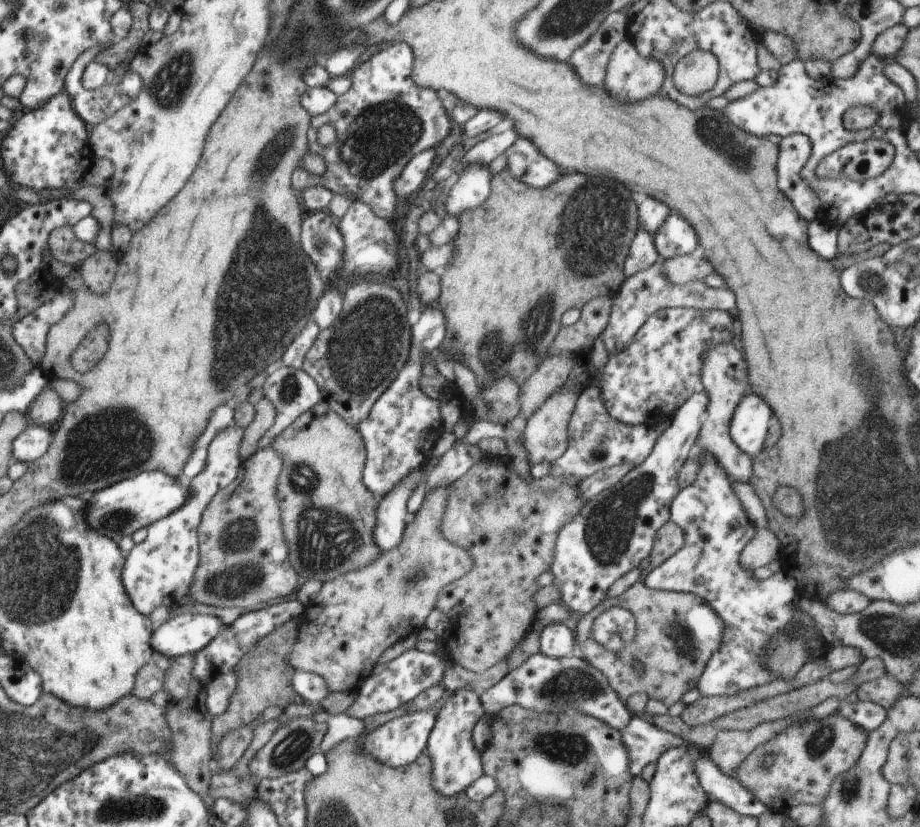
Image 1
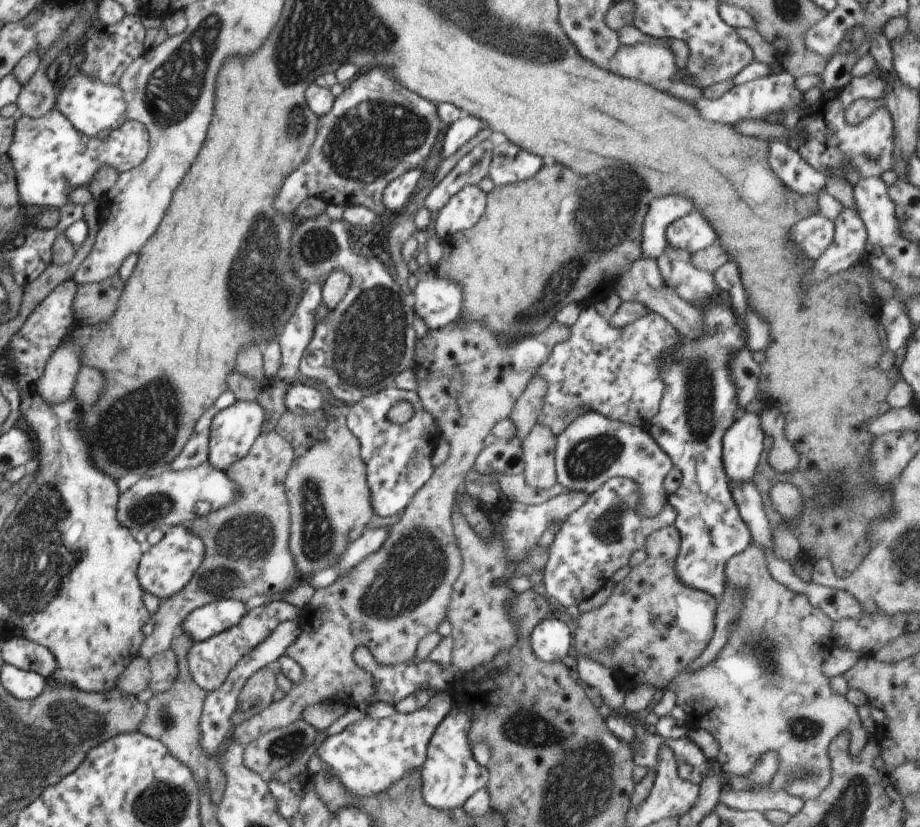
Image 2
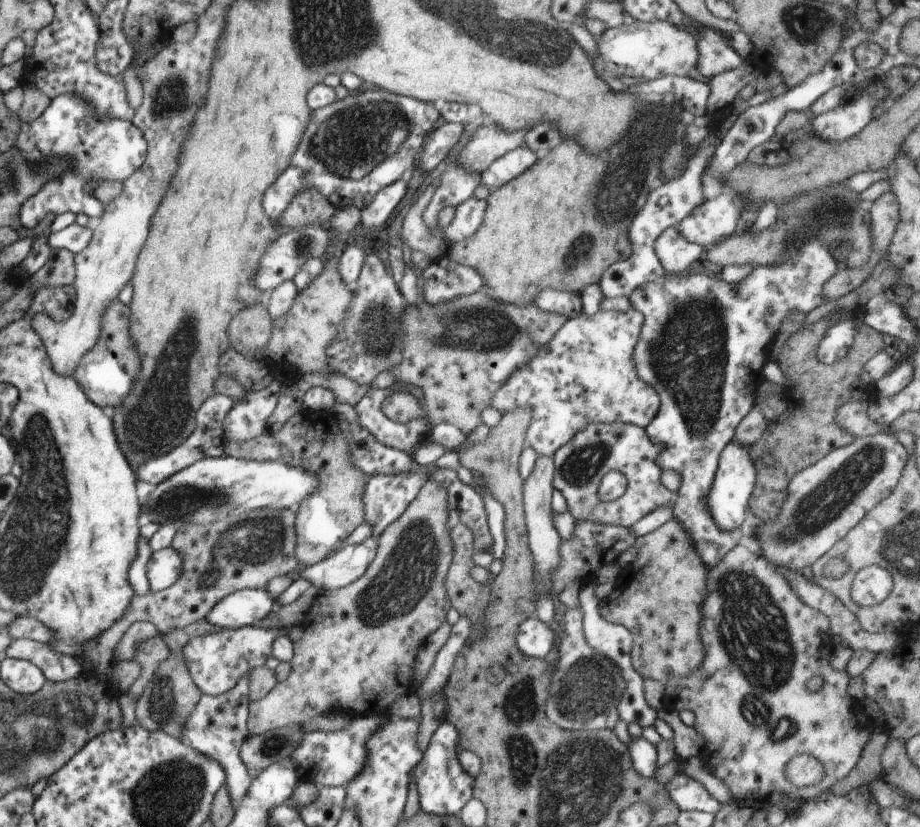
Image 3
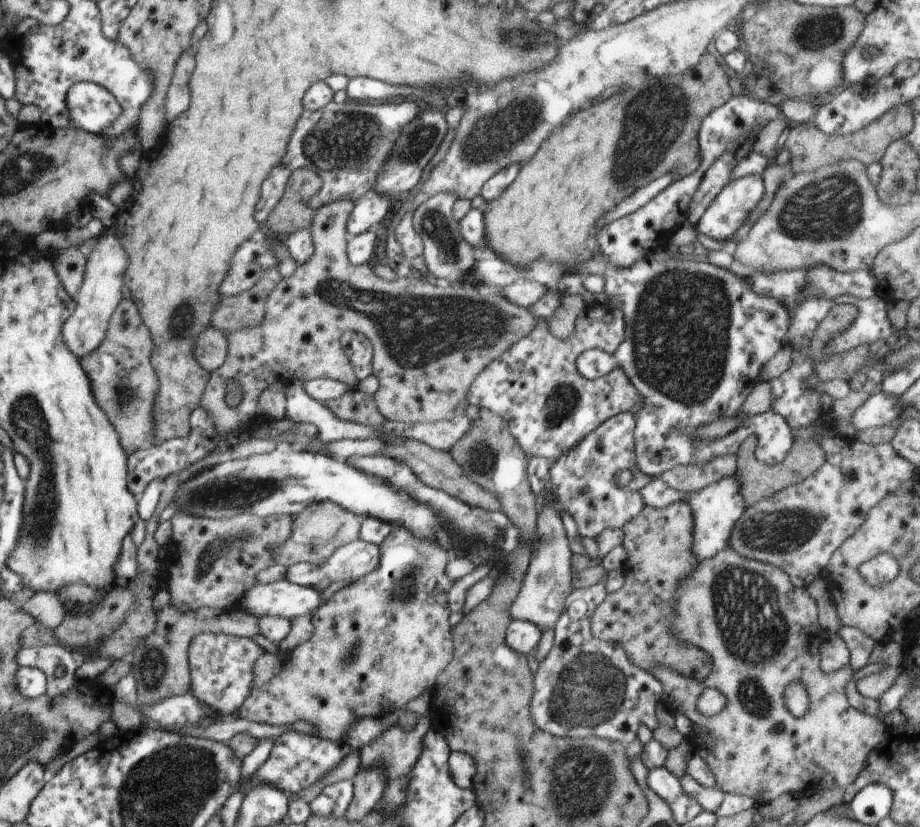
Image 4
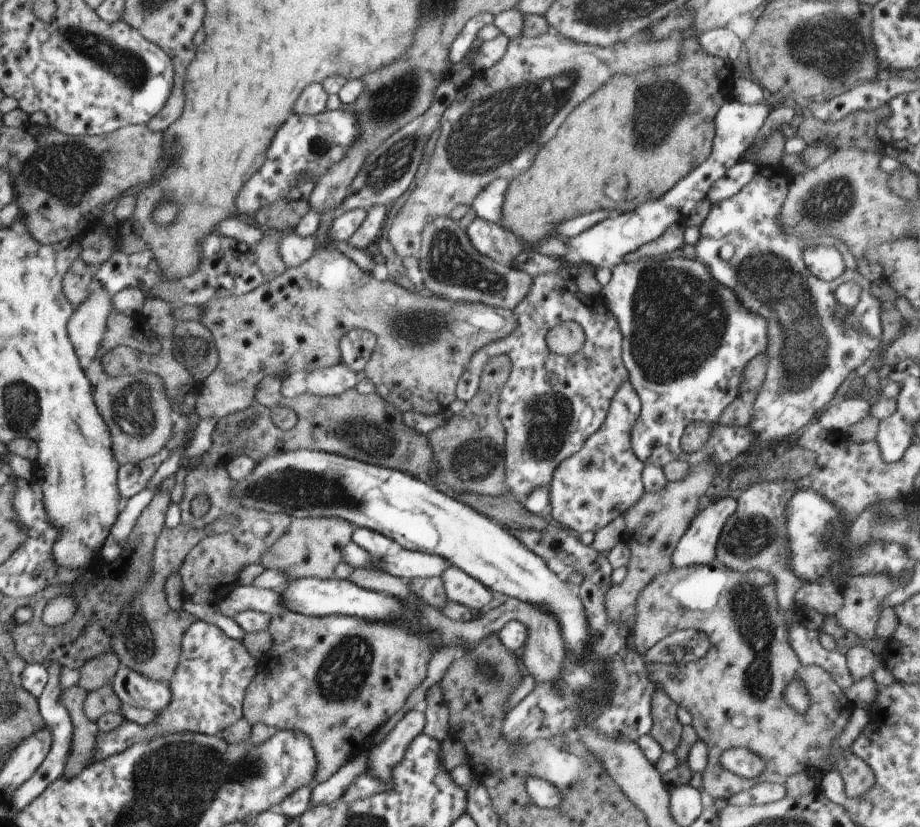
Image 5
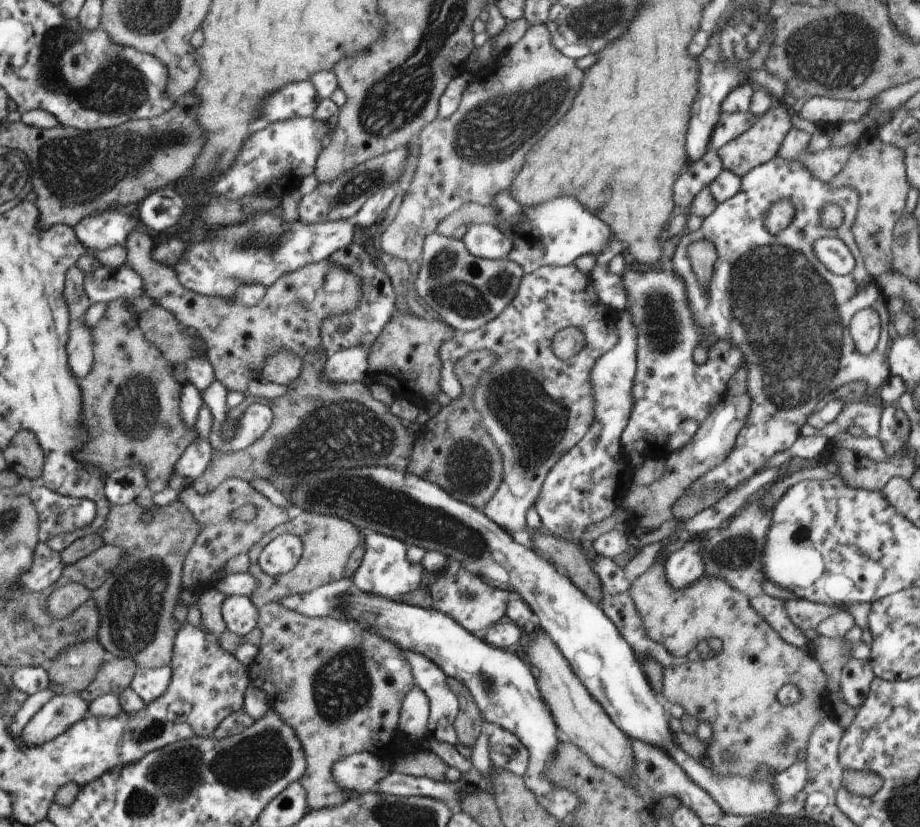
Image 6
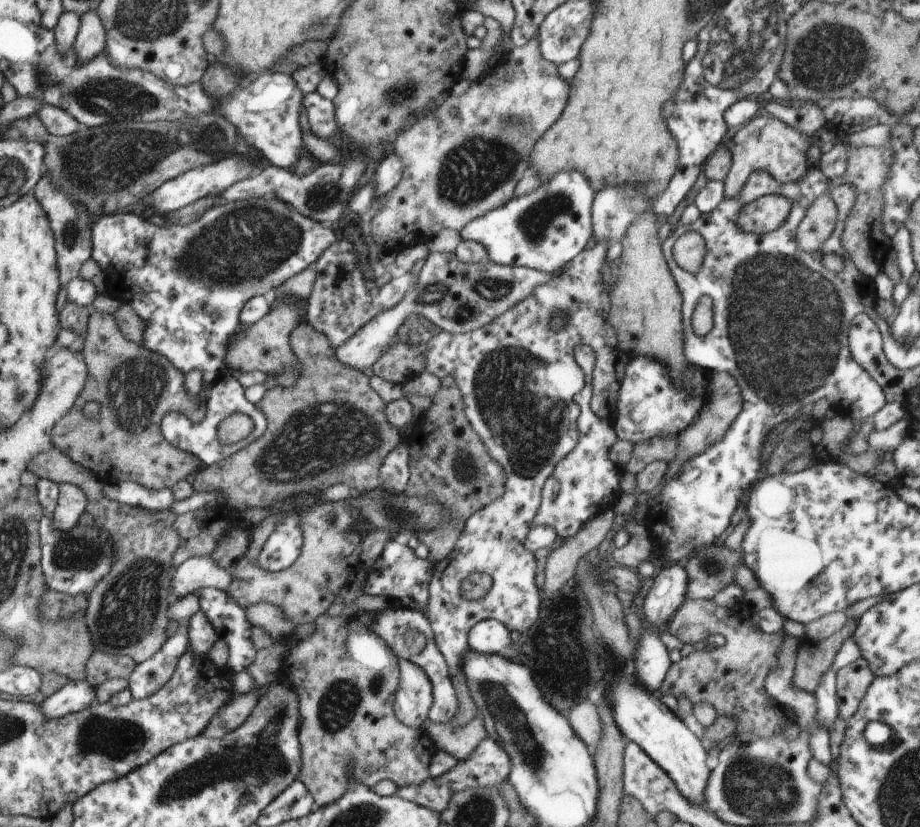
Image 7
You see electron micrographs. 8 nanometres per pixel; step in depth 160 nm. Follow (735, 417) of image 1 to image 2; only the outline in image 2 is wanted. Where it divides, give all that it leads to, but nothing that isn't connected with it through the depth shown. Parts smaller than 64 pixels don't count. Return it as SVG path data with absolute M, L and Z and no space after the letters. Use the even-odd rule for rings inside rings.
M744 412L727 428L722 438L721 462L730 488L733 484L752 482L755 476L764 438L759 416Z

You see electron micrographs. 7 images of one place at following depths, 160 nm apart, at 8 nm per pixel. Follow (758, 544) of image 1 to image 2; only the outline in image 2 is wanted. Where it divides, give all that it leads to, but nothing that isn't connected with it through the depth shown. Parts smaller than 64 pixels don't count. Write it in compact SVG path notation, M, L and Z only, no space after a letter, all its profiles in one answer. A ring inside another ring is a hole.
M748 545L745 550L731 556L724 567L725 588L745 591L742 607L736 619L729 626L727 644L707 666L687 672L684 669L675 678L671 678L665 689L675 692L675 706L681 708L690 727L703 729L717 740L717 744L729 744L729 756L719 758L720 771L727 776L745 776L753 770L755 762L765 752L777 754L777 772L771 778L769 789L786 791L805 802L817 798L821 790L831 780L830 759L827 754L829 742L841 732L848 735L848 754L857 756L865 747L869 735L863 730L856 707L849 704L841 694L835 694L829 688L829 678L821 672L821 662L825 654L833 647L829 638L831 619L821 610L807 602L803 594L795 594L785 586L775 582L769 576L765 566L765 550L759 546ZM805 768L809 778L805 781L788 782L795 770Z

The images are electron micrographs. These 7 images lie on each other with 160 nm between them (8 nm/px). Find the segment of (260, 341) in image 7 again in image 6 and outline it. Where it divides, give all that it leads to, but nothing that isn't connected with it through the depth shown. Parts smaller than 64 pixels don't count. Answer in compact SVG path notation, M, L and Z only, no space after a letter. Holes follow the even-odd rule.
M281 348L275 354L265 358L265 364L263 364L259 376L269 382L285 386L299 377L301 368L302 359L297 358L297 354L293 356L289 350Z

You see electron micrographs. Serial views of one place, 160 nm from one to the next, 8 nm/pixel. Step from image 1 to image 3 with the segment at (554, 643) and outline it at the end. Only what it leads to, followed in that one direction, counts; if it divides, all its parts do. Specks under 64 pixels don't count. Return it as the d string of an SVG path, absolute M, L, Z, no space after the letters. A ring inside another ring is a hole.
M536 616L525 619L514 634L515 646L529 658L543 659L553 646L555 626L547 625Z

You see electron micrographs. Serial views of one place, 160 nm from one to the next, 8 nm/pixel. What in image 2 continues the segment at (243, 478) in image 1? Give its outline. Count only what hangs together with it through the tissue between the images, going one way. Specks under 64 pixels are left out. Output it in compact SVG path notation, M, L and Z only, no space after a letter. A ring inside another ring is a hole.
M271 430L261 434L247 454L227 468L227 478L239 486L241 496L187 524L201 543L201 564L177 594L159 600L156 612L148 614L153 632L143 638L140 649L143 659L168 650L170 642L181 631L185 616L202 605L217 599L247 600L265 596L276 599L283 596L282 590L291 589L300 581L289 551L289 508L283 487L291 460L291 446Z

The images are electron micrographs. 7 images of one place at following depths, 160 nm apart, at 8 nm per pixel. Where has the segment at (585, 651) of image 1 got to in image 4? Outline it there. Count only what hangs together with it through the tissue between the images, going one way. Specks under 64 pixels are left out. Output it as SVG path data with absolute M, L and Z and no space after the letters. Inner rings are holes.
M682 501L654 510L644 504L642 512L622 526L625 534L624 547L626 559L622 574L624 582L620 589L606 594L595 607L590 618L590 631L596 639L615 641L622 646L627 660L639 670L651 671L656 665L662 665L681 677L702 681L712 671L712 658L709 653L676 639L672 633L670 615L674 611L674 597L682 579L688 577L698 564L692 553L693 519L690 506Z

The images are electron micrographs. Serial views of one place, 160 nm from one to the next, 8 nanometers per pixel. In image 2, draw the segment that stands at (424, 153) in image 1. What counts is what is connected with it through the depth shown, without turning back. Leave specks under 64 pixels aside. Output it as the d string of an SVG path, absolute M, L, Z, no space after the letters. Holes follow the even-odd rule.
M413 168L388 182L381 194L383 208L392 212L405 209L409 206L410 199L416 194L423 178L421 169Z

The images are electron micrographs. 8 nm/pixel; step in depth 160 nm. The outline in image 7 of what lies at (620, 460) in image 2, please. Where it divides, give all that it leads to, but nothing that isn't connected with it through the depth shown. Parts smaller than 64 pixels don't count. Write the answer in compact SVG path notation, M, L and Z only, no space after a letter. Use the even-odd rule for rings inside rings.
M577 344L573 348L573 358L584 377L584 386L580 392L577 392L577 394L573 396L573 403L575 403L575 406L578 408L578 416L576 419L578 444L564 459L557 462L553 472L551 472L551 475L545 480L540 492L539 507L533 516L533 520L531 520L531 526L529 526L529 530L531 530L533 526L549 526L549 528L553 528L553 532L555 532L559 542L571 538L589 518L596 516L608 507L612 507L612 505L618 501L618 496L621 494L620 488L618 487L619 468L607 458L609 446L611 446L615 440L618 440L614 434L614 428L611 426L611 423L603 422L603 420L597 418L597 415L590 410L594 361L596 357L589 346Z

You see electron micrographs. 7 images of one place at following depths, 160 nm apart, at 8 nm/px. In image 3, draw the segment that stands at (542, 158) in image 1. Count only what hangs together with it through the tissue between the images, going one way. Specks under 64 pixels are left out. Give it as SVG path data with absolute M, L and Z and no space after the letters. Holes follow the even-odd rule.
M517 147L497 158L493 164L489 164L480 174L480 183L489 191L497 190L519 176L521 172L525 172L535 160L529 148Z

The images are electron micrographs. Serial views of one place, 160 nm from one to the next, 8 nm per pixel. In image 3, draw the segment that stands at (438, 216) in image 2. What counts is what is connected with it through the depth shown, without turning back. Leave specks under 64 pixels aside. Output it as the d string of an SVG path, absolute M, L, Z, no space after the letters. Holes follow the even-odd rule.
M470 197L457 204L453 210L451 222L443 228L443 234L449 243L457 243L472 236L481 224L485 211L486 200Z

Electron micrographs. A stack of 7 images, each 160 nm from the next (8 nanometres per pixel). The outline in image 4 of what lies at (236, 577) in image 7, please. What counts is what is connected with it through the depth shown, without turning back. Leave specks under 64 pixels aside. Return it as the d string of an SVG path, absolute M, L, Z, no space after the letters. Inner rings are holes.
M334 502L313 503L293 518L289 538L272 550L275 563L290 567L300 562L315 564L327 561L337 547L359 538L361 523L362 517L359 514L345 510Z

